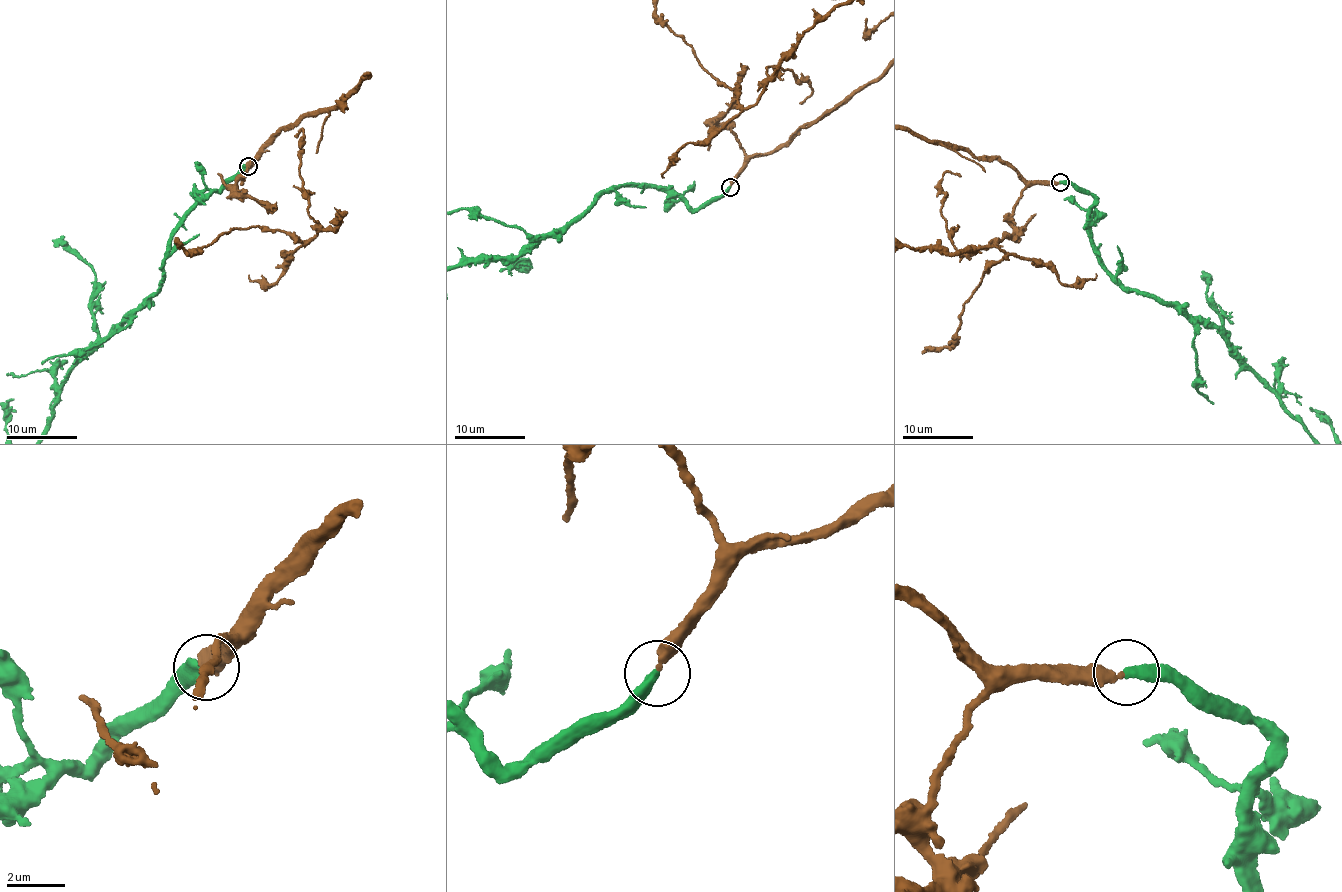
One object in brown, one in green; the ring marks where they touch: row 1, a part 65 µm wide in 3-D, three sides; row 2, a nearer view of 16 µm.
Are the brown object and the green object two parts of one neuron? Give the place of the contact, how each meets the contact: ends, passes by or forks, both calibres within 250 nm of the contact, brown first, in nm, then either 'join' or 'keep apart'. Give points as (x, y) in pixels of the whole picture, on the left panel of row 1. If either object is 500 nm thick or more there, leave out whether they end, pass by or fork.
(248, 166) | brown ends | green ends | 400/420 nm | join

